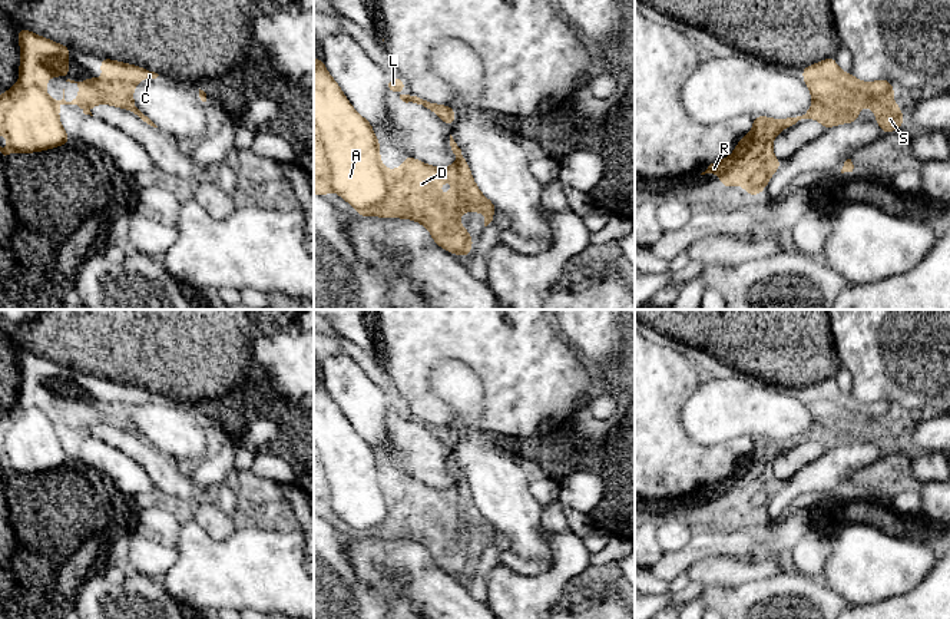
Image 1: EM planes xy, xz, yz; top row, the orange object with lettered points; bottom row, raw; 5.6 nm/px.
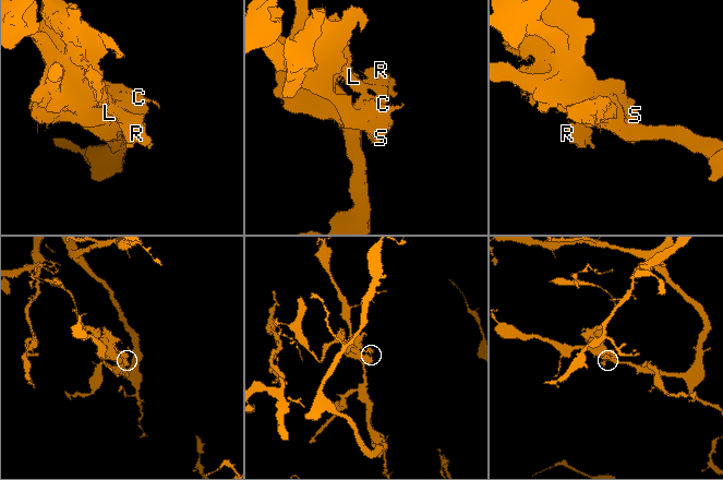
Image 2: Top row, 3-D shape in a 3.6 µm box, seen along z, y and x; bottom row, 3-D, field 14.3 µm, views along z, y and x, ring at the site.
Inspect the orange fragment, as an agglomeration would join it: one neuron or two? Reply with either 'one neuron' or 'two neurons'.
one neuron

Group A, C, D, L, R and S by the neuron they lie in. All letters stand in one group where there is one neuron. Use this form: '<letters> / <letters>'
A C D L R S

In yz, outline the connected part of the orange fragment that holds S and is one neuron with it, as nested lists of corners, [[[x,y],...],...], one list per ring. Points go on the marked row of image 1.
[[[834,56],[805,66],[801,72],[811,93],[811,109],[785,119],[752,116],[752,132],[738,140],[728,158],[711,163],[701,175],[718,173],[722,186],[734,188],[739,183],[747,195],[758,196],[781,166],[772,150],[775,136],[804,119],[815,119],[824,129],[831,129],[858,122],[860,109],[867,106],[874,110],[884,135],[906,123],[900,106],[891,99],[896,89],[887,79],[861,82],[843,72]]]

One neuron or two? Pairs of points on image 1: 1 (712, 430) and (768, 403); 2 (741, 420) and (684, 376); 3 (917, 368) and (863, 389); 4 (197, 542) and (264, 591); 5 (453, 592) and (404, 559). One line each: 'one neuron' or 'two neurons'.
1: one neuron
2: two neurons
3: one neuron
4: one neuron
5: one neuron

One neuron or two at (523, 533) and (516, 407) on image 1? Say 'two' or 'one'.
two

